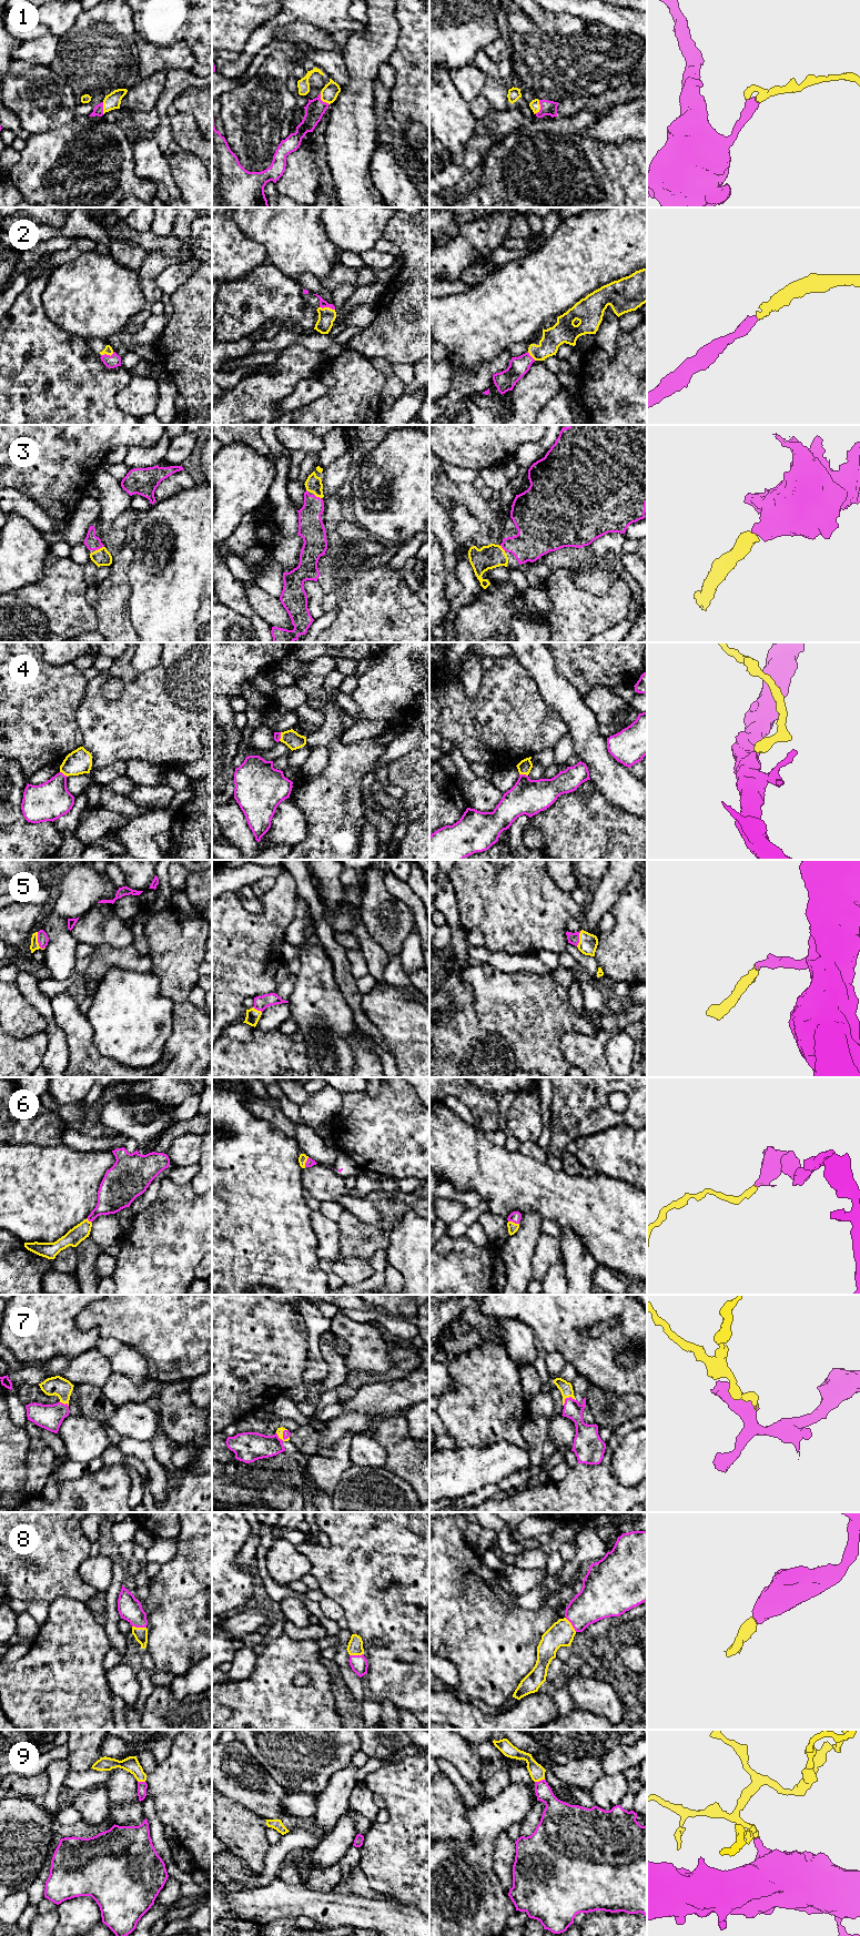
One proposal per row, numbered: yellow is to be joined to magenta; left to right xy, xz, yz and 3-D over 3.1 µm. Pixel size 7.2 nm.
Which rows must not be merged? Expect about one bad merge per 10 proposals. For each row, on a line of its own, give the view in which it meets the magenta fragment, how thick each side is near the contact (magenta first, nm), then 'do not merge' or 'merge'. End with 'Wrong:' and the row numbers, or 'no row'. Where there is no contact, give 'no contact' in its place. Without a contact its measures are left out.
1: meets magenta in yz; 110 nm thick on the magenta side, 70 nm on the other; merge
2: meets magenta in xz; 50 nm thick on the magenta side, 120 nm on the other; merge
3: meets magenta in xy; 110 nm thick on the magenta side, 130 nm on the other; merge
4: meets magenta in yz; 260 nm thick on the magenta side, 100 nm on the other; merge
5: meets magenta in xy; 80 nm thick on the magenta side, 60 nm on the other; merge
6: meets magenta in xz; 60 nm thick on the magenta side, 60 nm on the other; merge
7: meets magenta in yz; 130 nm thick on the magenta side, 90 nm on the other; merge
8: meets magenta in xy; 170 nm thick on the magenta side, 100 nm on the other; merge
9: meets magenta in yz; 170 nm thick on the magenta side, 110 nm on the other; merge
Wrong: no row

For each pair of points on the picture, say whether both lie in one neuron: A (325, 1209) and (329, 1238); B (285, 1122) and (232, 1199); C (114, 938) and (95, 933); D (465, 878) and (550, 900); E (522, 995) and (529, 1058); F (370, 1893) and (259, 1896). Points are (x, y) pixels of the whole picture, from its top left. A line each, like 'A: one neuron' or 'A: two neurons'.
A: two neurons
B: two neurons
C: one neuron
D: one neuron
E: one neuron
F: two neurons

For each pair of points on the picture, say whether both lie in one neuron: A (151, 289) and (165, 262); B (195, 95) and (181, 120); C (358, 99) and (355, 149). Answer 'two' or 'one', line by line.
A: one
B: two
C: one

